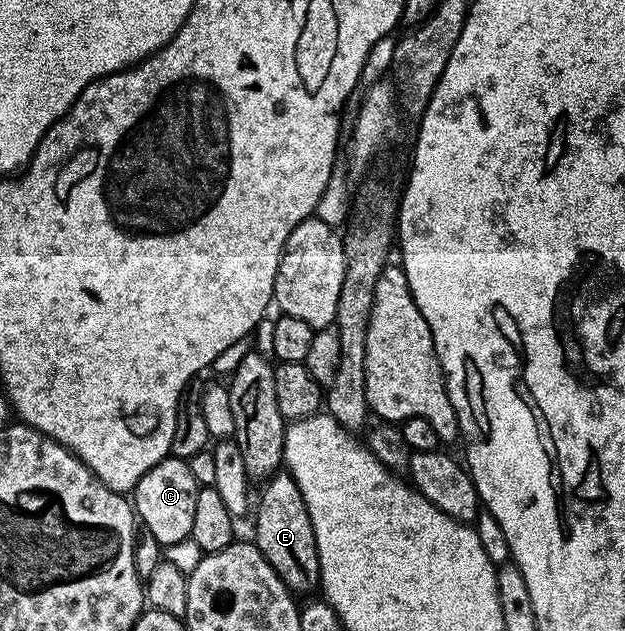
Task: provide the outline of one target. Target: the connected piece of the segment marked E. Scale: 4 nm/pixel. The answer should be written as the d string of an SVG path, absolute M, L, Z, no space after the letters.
M278 473L268 480L265 492L261 500L256 500L255 513L257 509L257 537L255 544L265 555L265 560L275 569L277 576L283 581L283 585L293 593L294 596L309 595L315 592L321 585L321 566L317 556L317 542L315 541L315 529L311 525L311 517L307 513L307 505L295 485L293 476L288 473Z

